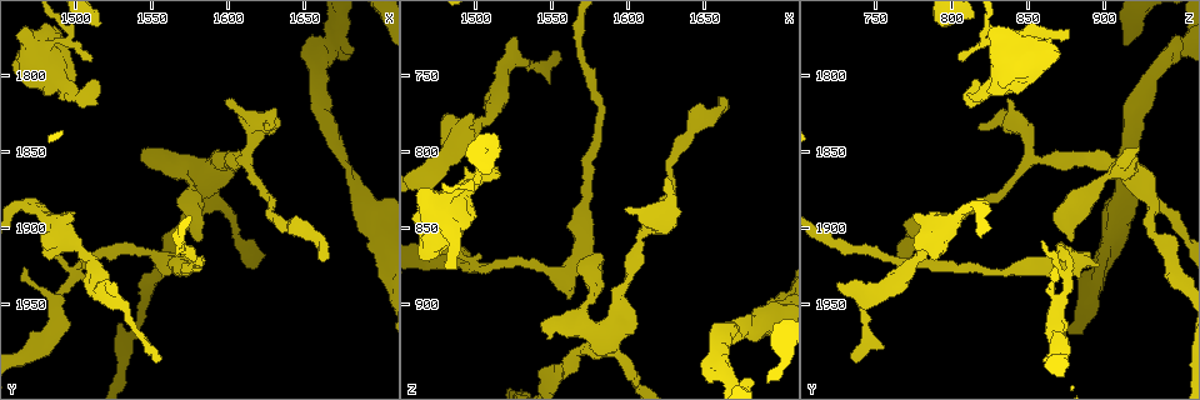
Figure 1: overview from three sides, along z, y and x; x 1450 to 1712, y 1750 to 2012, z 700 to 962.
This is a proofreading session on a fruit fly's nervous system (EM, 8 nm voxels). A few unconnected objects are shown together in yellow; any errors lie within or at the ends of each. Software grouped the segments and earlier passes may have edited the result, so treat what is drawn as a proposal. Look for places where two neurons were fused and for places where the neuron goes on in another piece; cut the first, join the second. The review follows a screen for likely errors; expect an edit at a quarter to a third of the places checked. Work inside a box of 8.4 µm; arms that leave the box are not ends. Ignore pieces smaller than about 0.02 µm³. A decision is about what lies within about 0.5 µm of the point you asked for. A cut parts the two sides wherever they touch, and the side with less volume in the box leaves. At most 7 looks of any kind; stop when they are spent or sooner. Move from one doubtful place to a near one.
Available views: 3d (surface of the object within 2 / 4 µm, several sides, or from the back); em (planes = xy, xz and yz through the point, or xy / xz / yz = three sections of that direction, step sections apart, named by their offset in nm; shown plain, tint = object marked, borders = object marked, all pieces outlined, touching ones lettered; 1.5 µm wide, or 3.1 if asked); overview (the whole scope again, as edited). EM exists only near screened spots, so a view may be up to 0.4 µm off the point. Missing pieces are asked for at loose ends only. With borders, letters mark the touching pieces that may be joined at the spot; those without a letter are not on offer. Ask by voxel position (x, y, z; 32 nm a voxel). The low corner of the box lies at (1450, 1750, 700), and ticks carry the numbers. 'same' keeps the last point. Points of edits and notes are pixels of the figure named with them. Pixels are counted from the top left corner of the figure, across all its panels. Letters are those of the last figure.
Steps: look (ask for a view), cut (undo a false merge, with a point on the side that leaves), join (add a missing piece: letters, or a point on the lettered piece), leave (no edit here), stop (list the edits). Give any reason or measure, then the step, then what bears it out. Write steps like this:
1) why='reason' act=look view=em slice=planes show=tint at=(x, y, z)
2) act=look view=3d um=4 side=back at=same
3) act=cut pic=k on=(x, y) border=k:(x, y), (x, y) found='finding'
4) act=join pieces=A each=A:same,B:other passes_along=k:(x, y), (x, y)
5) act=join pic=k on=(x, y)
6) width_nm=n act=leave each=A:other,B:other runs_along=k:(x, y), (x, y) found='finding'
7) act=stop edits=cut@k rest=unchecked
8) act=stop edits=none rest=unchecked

why='stops while still wide' act=look view=3d um=2 side=back at=(1562, 1924, 896)

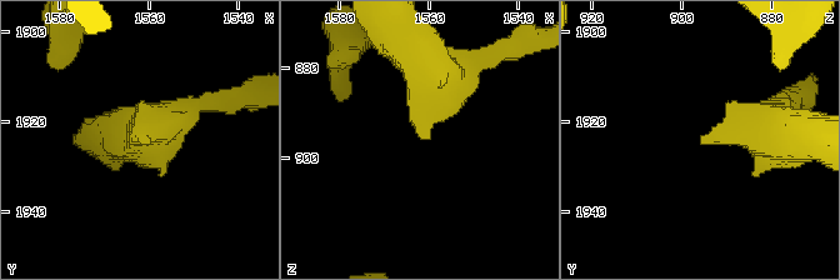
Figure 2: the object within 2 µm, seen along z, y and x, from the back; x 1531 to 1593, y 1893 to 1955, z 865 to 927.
arm_widths_nm=240,360 act=look view=em slice=planes show=plain at=(1562, 1925, 896)

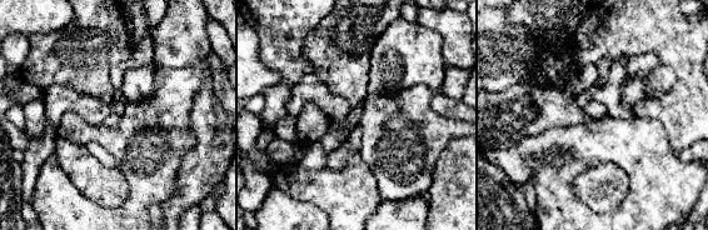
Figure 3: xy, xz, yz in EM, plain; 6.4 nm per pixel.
why='what lies round it' act=look view=em slice=planes show=borders at=same

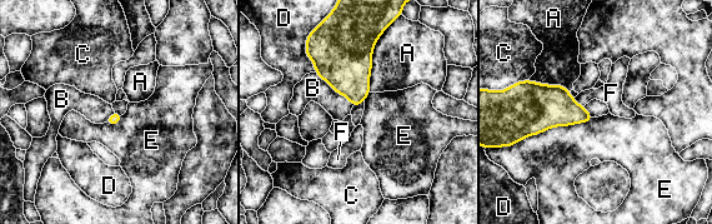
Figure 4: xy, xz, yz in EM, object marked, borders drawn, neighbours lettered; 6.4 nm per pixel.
act=leave each=A:other,B:other,C:other,D:other,E:other,F:other border=4:(595, 117), (550, 127), (514, 145) found='no lettered piece goes on from it'

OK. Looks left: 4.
why='four-way junction' act=look view=em slice=planes show=borders at=(1612, 1856, 852)

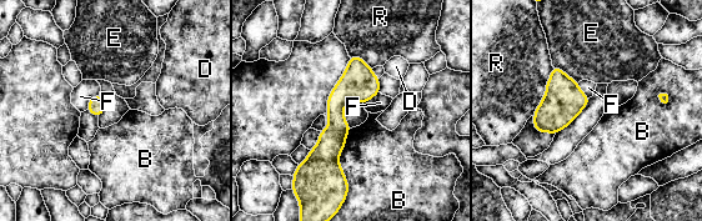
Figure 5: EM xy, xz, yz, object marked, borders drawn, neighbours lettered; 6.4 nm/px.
width_nm=240 act=leave each=B:other,D:other,E:other,F:other,R:other found='one neuron here'

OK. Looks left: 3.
why='thin neck' act=look view=3d um=4 at=(1674, 1854, 912)

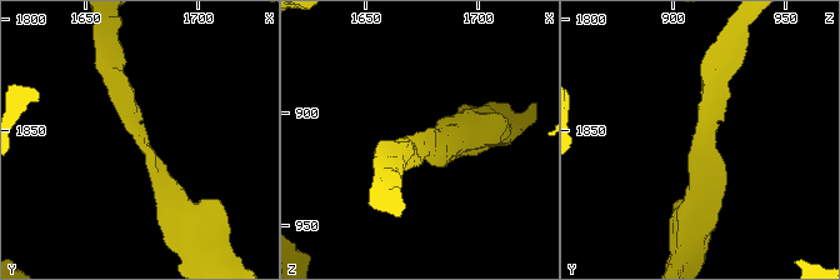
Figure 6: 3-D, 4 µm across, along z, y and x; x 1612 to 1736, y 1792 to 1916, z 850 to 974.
arm_widths_nm=280,300 act=look view=em slice=xz step=8 show=tint at=(1674, 1854, 913)

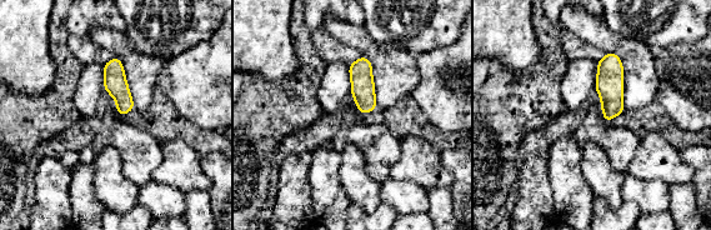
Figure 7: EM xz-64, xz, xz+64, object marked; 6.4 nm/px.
why='another direction' act=look view=em slice=planes show=borders at=same

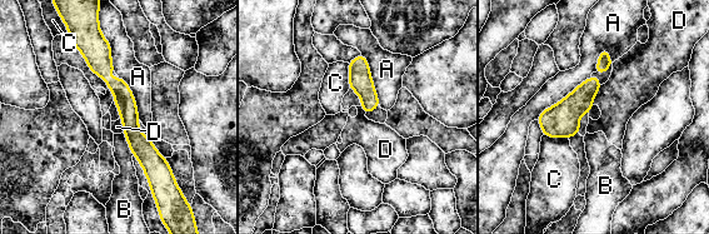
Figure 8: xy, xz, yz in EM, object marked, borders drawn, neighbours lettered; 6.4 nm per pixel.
width_nm=150 act=leave each=A:other,B:other,C:other,D:other border=8:(590, 75), (545, 108), (535, 119) found='one neuron here'

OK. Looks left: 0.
act=stop edits=none rest=unchecked

